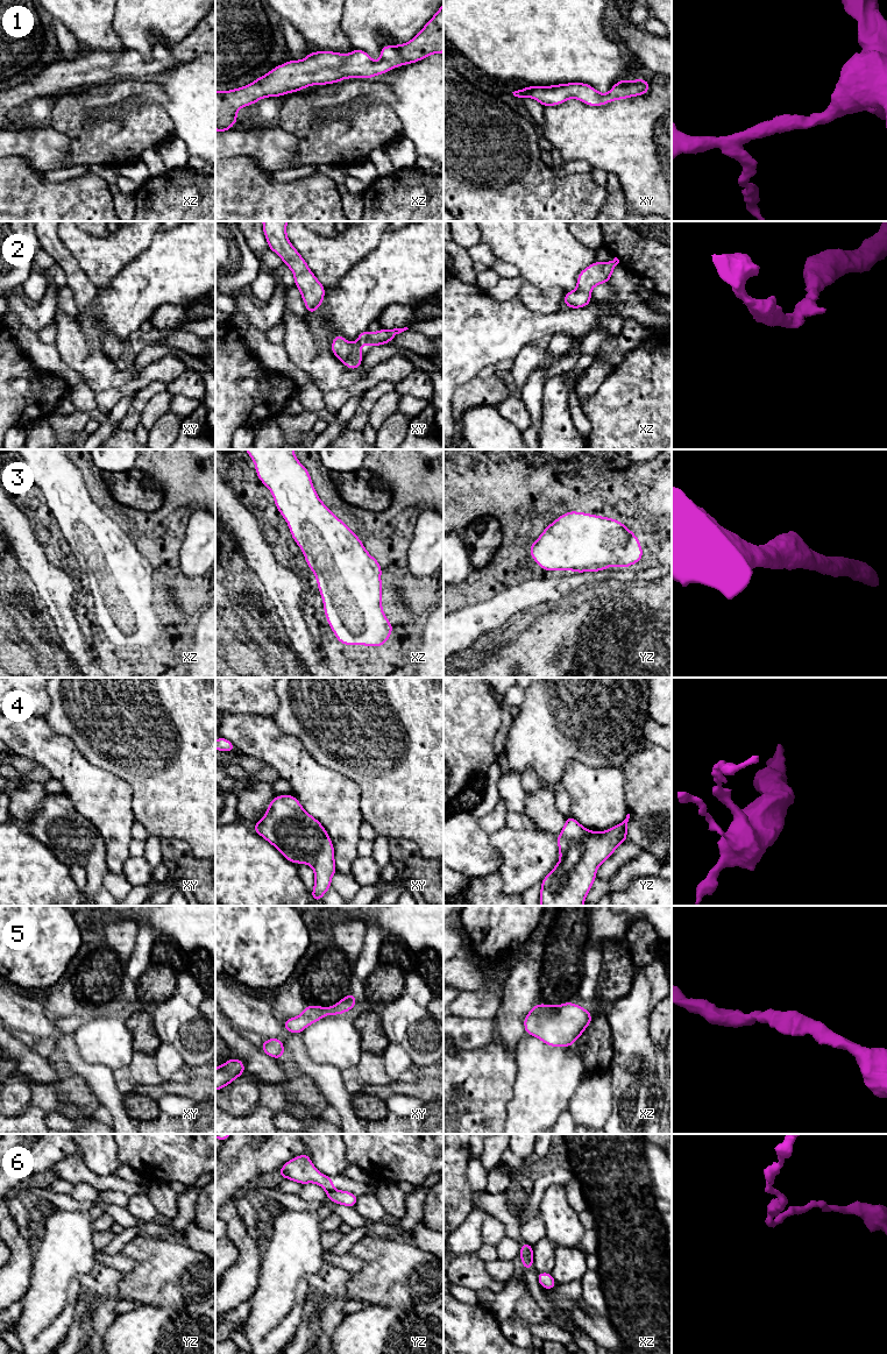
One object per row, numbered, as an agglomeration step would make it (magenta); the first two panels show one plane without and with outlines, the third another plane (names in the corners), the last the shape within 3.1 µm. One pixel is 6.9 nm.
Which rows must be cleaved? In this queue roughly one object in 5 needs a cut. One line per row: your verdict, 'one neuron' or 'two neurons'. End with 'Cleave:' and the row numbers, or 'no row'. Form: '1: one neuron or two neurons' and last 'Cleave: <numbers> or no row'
1: one neuron
2: one neuron
3: one neuron
4: one neuron
5: one neuron
6: two neurons
Cleave: 6

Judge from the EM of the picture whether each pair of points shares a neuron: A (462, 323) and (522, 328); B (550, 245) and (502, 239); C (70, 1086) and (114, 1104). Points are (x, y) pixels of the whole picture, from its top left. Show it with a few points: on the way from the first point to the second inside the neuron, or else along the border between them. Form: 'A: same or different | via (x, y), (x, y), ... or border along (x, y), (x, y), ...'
A: same | via (477, 328), (506, 328)
B: same | via (538, 242), (516, 241), (513, 239)
C: different | border along (78, 1076), (100, 1105)

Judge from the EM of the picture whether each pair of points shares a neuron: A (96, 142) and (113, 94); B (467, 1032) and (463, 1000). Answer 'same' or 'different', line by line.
A: same
B: different

